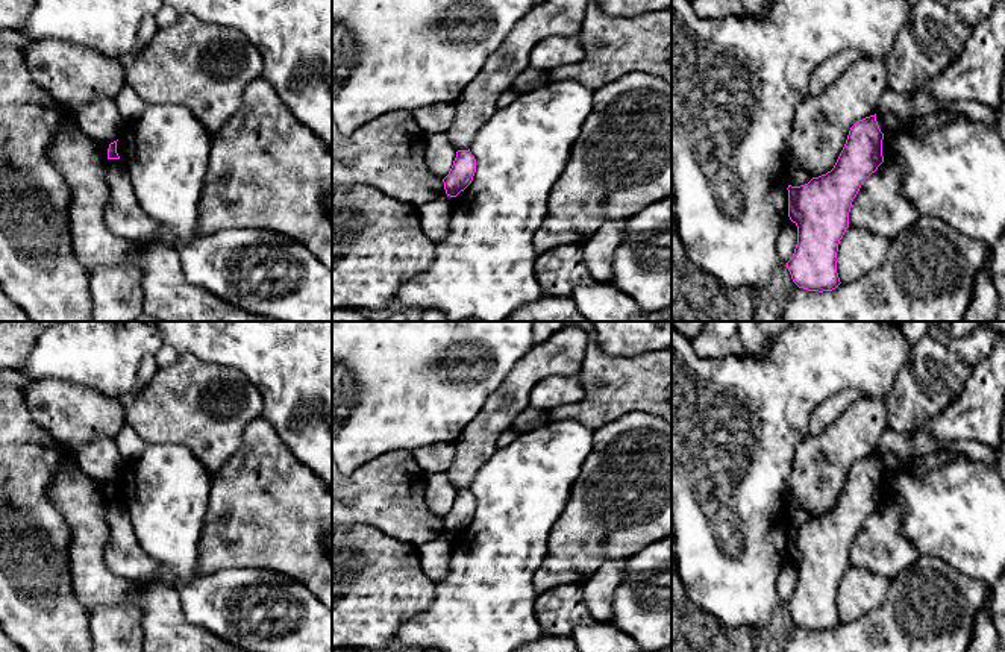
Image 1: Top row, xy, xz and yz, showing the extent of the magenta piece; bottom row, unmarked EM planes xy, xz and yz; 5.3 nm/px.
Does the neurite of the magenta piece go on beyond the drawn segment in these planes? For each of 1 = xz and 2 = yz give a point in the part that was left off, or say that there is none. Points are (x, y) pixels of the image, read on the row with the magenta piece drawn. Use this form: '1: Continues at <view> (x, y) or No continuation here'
1: No continuation here
2: No continuation here

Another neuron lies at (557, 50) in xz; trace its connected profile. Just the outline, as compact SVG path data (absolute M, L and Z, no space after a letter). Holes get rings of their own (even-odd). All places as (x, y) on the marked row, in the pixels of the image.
M581 32L570 36L552 35L541 39L532 50L529 65L550 71L556 67L573 65L585 58Z

